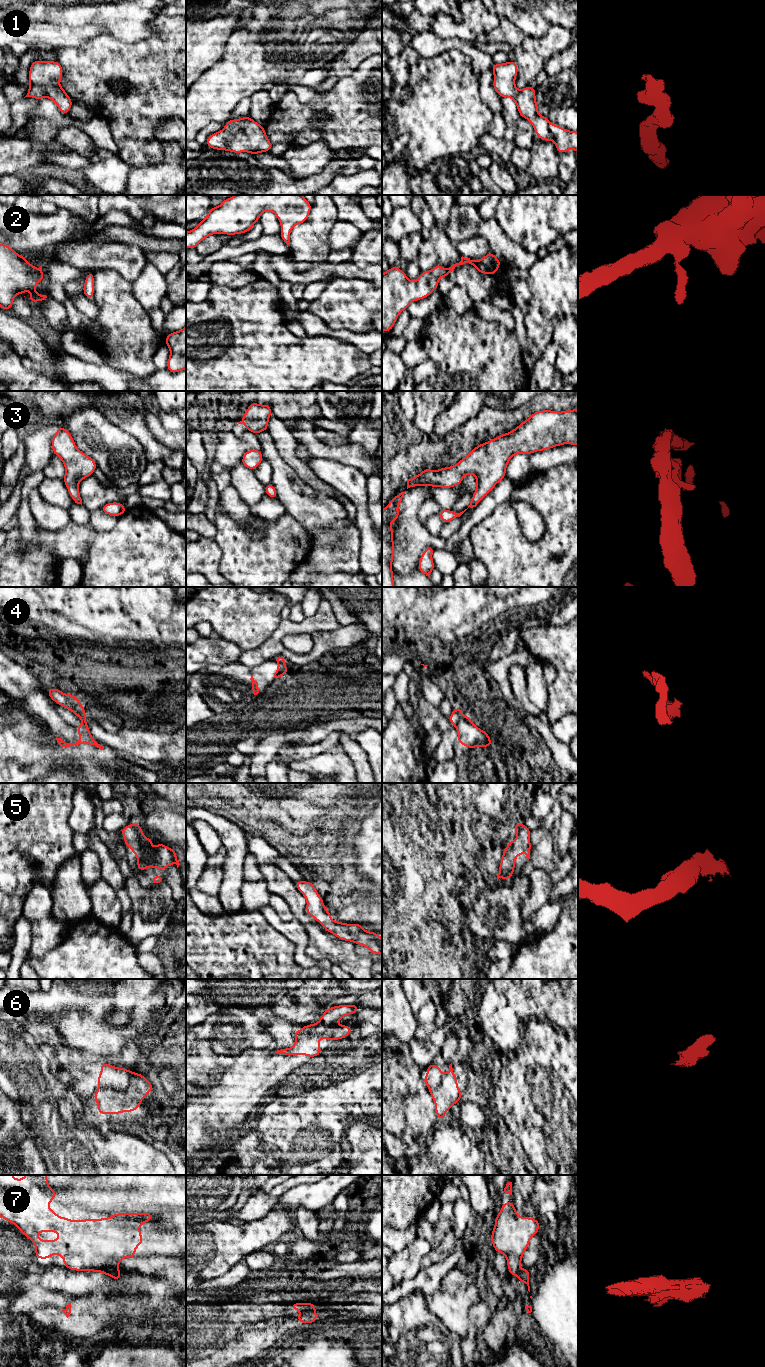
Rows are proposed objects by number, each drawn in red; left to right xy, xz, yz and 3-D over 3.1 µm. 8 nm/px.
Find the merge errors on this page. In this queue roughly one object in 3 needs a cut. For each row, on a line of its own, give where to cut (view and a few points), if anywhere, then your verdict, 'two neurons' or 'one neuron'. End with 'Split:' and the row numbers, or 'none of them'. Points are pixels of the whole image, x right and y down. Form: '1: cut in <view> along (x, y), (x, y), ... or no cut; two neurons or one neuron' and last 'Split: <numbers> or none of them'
1: no cut; one neuron
2: no cut; one neuron
3: no cut; one neuron
4: cut in yz along (461, 717), (455, 726); two neurons
5: no cut; one neuron
6: cut in xy along (132, 1072), (130, 1083), (125, 1089), (99, 1088); two neurons
7: cut in xz along (314, 1310), (303, 1312); two neurons
Split: 4, 6, 7

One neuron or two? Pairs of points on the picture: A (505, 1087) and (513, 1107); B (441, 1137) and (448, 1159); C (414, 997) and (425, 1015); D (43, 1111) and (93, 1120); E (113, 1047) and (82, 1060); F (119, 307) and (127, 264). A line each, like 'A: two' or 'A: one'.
A: two
B: one
C: two
D: two
E: two
F: two

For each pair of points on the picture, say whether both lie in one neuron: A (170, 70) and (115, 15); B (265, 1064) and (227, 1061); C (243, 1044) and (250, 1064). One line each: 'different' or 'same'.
A: different
B: different
C: different

